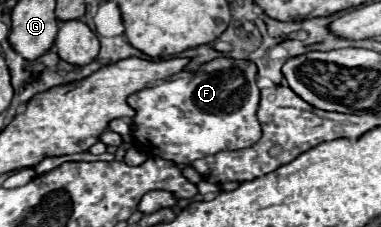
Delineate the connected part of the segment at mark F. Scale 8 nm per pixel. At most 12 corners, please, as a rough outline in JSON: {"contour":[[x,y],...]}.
{"contour":[[256,65],[132,93],[132,141],[190,165],[260,139]]}

